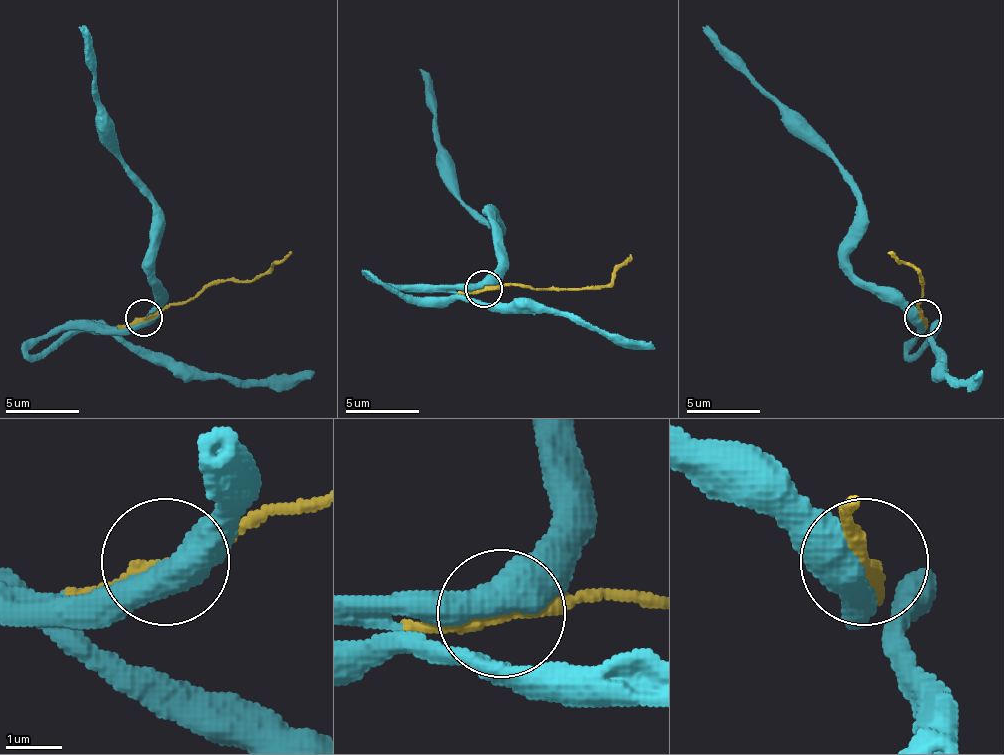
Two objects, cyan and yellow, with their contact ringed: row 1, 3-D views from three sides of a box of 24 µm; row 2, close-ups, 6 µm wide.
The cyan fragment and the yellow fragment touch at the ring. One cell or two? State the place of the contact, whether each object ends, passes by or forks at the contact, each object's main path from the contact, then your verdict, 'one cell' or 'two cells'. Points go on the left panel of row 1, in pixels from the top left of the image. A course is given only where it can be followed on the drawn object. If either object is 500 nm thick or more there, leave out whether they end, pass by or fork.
at (143, 318); cyan runs (144, 317), (155, 306), (152, 272), (152, 191), (118, 154), (115, 124), (96, 91), (93, 36), (81, 24); yellow runs (144, 317), (181, 306), (226, 280), (259, 280), (289, 254); one cell

